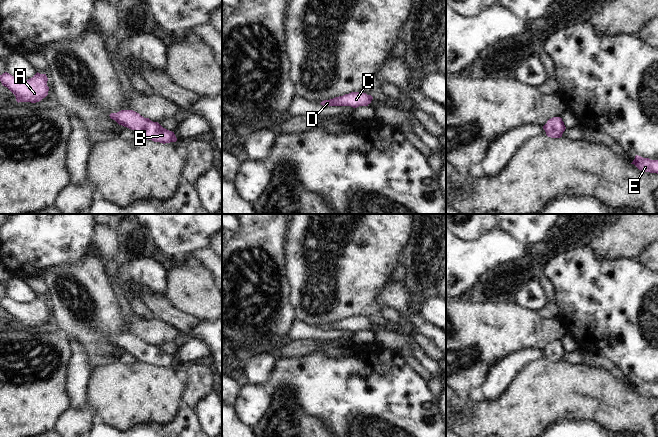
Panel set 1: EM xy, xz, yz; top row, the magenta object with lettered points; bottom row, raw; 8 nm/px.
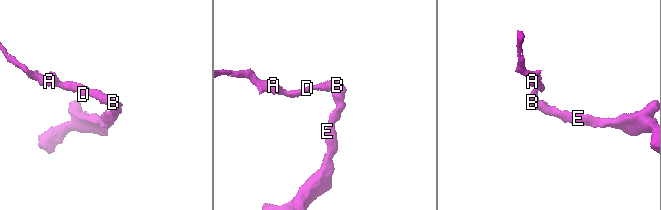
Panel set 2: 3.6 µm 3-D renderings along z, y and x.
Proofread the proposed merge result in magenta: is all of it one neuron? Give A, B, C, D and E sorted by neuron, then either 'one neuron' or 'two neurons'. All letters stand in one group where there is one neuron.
A B C D E | one neuron

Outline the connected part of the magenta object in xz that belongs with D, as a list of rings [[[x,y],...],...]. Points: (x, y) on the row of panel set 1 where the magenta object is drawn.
[[[351,92],[330,100],[324,100],[320,104],[323,106],[351,106],[357,108],[359,106],[368,106],[372,99],[373,97],[366,93]]]

